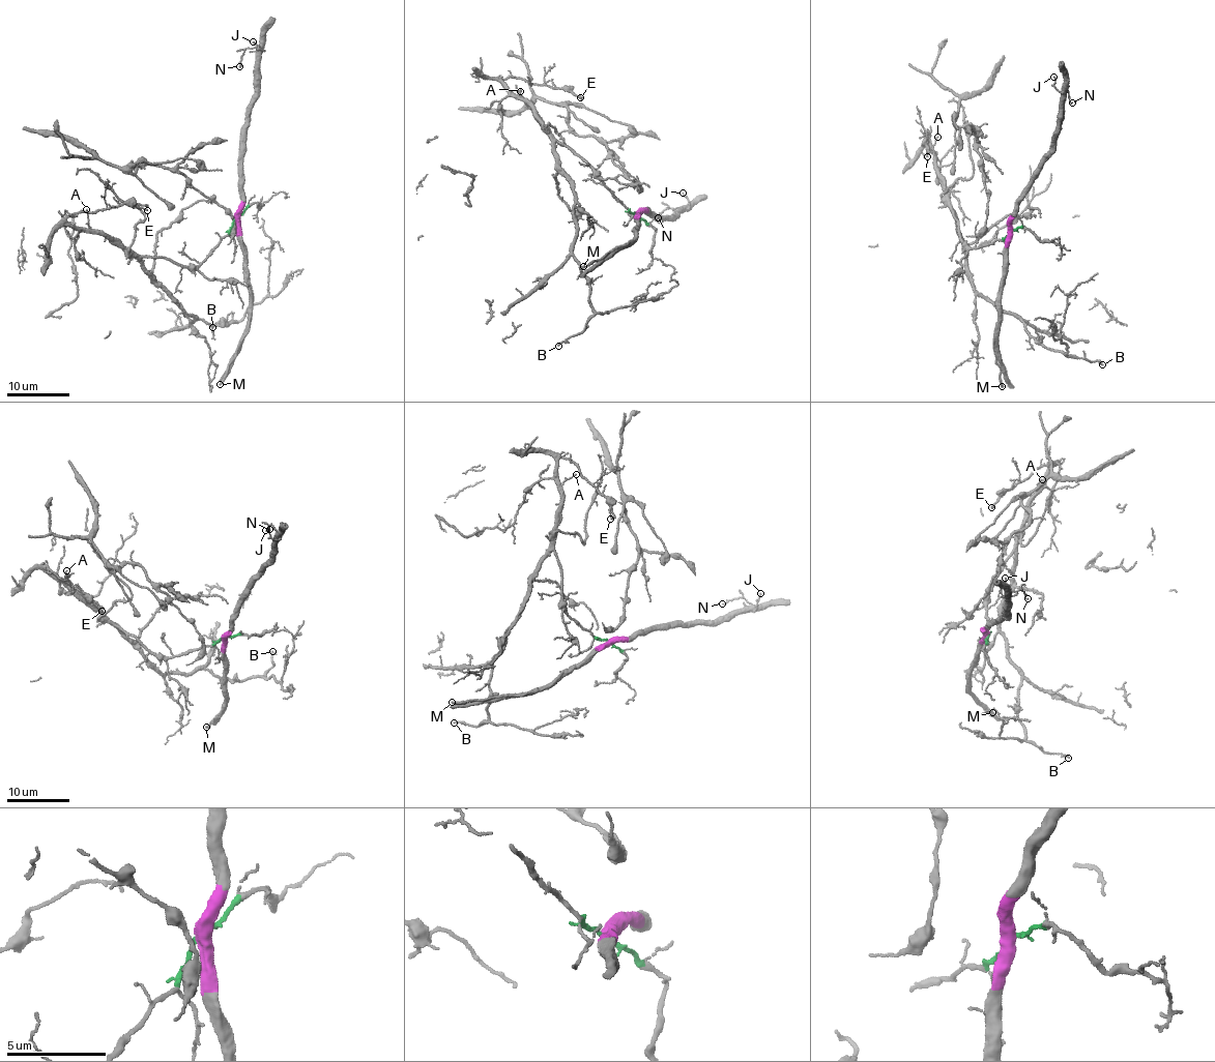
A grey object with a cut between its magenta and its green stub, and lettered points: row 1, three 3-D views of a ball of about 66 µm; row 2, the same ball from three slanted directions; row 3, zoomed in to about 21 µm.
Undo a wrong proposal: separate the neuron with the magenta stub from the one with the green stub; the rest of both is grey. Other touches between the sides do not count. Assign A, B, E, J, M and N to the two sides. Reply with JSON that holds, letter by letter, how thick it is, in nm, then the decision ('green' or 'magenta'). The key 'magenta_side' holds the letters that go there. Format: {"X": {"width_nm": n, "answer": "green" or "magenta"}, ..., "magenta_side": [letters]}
{"A": {"width_nm": 110, "answer": "green"}, "B": {"width_nm": 180, "answer": "green"}, "E": {"width_nm": 90, "answer": "green"}, "J": {"width_nm": 100, "answer": "magenta"}, "M": {"width_nm": 240, "answer": "magenta"}, "N": {"width_nm": 100, "answer": "magenta"}, "magenta_side": ["J", "M", "N"]}

